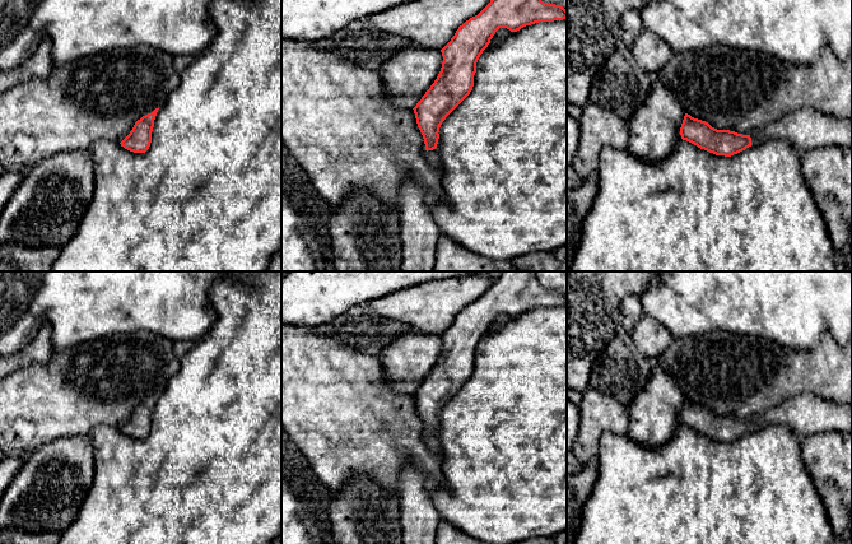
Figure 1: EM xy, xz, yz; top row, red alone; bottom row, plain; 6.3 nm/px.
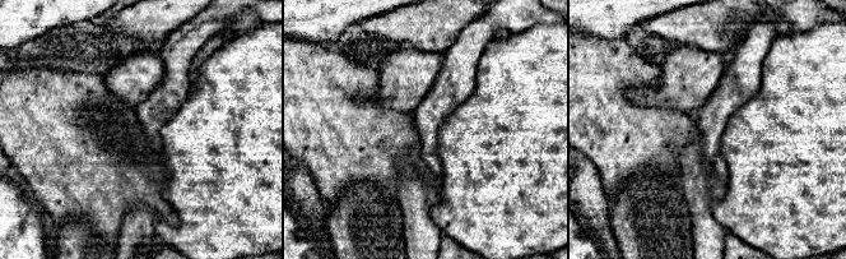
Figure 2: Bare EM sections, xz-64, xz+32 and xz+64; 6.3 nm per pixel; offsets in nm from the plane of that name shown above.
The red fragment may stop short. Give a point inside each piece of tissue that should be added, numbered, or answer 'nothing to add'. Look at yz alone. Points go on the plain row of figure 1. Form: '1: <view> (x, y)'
1: yz (805, 414)

